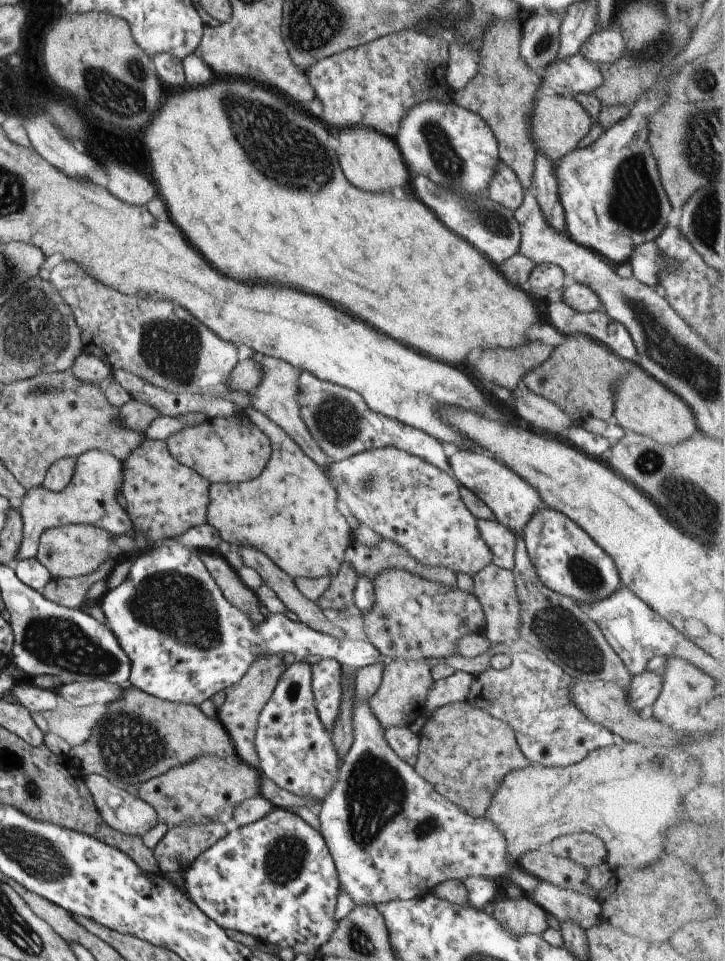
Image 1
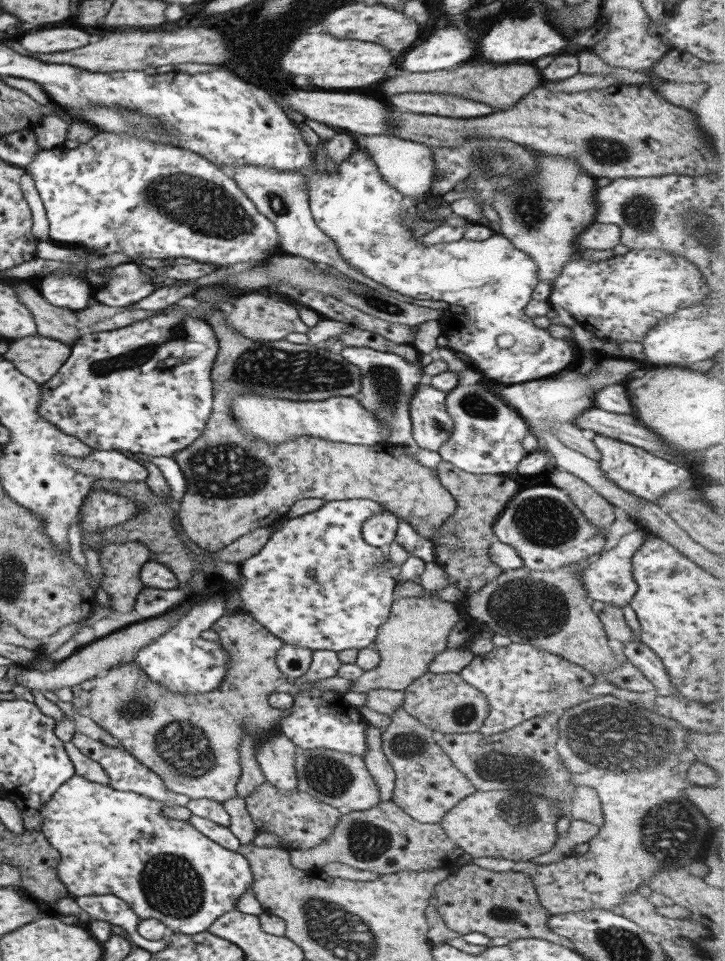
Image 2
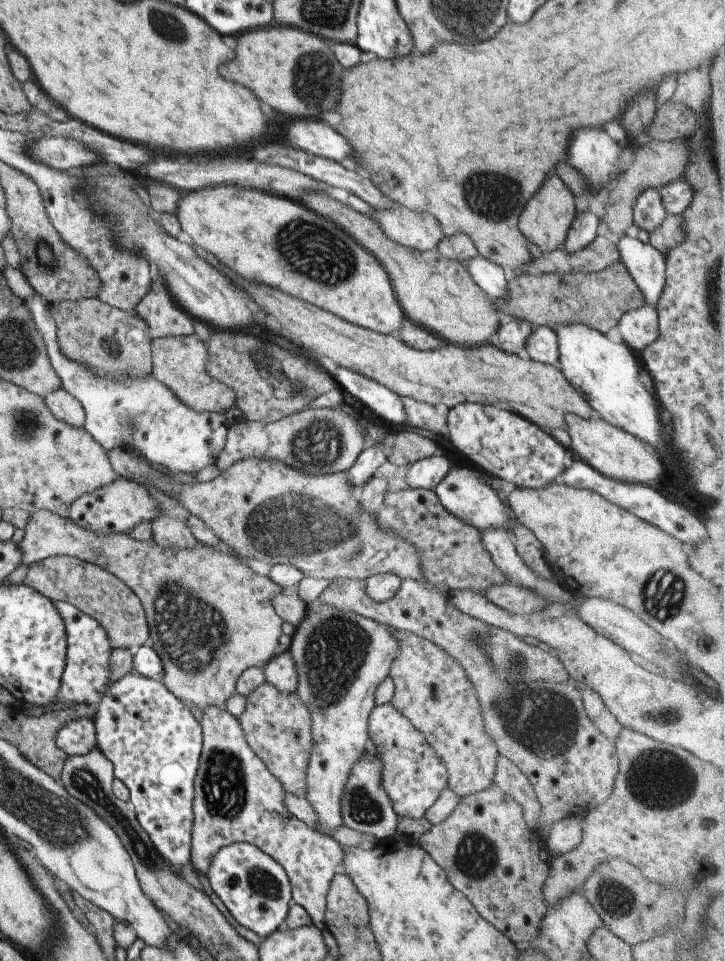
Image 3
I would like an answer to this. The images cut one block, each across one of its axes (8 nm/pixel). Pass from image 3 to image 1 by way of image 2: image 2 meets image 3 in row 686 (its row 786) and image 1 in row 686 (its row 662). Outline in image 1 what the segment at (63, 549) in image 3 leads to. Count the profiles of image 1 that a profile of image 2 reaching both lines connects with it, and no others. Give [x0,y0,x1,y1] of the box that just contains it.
[66,683,235,787]

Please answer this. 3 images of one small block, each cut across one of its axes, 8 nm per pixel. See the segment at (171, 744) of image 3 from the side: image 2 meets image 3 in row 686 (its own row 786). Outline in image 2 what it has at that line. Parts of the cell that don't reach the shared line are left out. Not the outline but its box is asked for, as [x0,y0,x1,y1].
[71,732,173,804]

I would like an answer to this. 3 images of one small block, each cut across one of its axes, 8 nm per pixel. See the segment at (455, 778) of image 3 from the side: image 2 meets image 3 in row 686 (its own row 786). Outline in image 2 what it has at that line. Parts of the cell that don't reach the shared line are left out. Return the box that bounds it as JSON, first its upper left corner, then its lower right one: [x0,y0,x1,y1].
[381,706,476,824]

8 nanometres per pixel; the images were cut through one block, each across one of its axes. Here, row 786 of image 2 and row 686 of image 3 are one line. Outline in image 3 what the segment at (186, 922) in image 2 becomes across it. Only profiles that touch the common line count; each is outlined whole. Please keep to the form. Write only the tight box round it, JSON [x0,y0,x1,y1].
[49,601,112,710]

